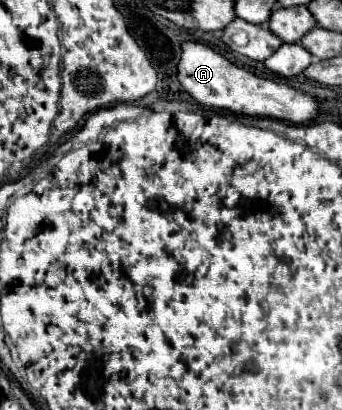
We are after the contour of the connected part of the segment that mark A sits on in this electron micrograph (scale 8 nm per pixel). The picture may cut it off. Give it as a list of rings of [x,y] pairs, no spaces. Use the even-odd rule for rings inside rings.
[[[183,42],[181,44],[181,60],[177,64],[177,80],[183,90],[199,104],[211,108],[225,108],[237,114],[247,116],[269,116],[277,120],[287,120],[293,124],[307,124],[313,122],[321,110],[321,104],[287,84],[277,84],[267,78],[259,78],[235,64],[231,64],[225,56],[209,48],[201,42]]]

